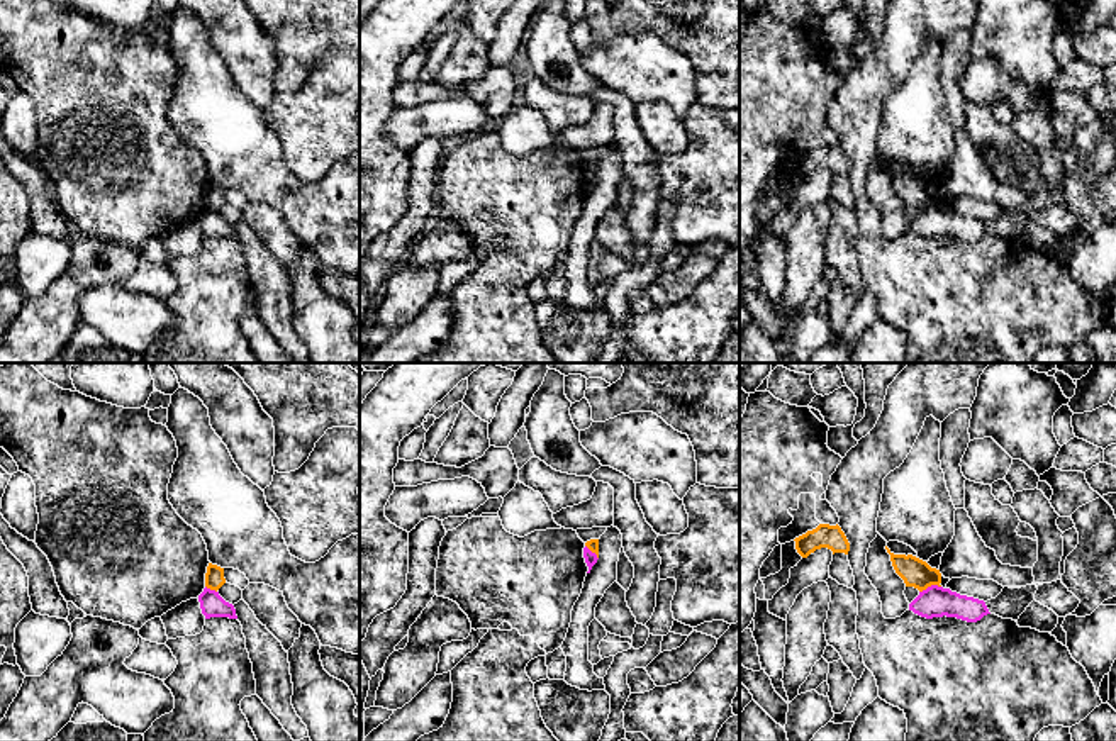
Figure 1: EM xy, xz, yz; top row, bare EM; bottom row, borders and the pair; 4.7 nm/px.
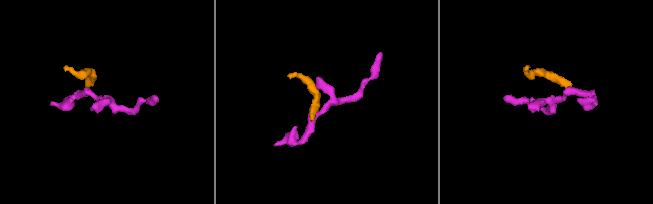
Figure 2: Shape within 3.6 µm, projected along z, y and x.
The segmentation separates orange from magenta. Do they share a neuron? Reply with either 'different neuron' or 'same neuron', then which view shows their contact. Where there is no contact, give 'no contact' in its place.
different neuron | yz

